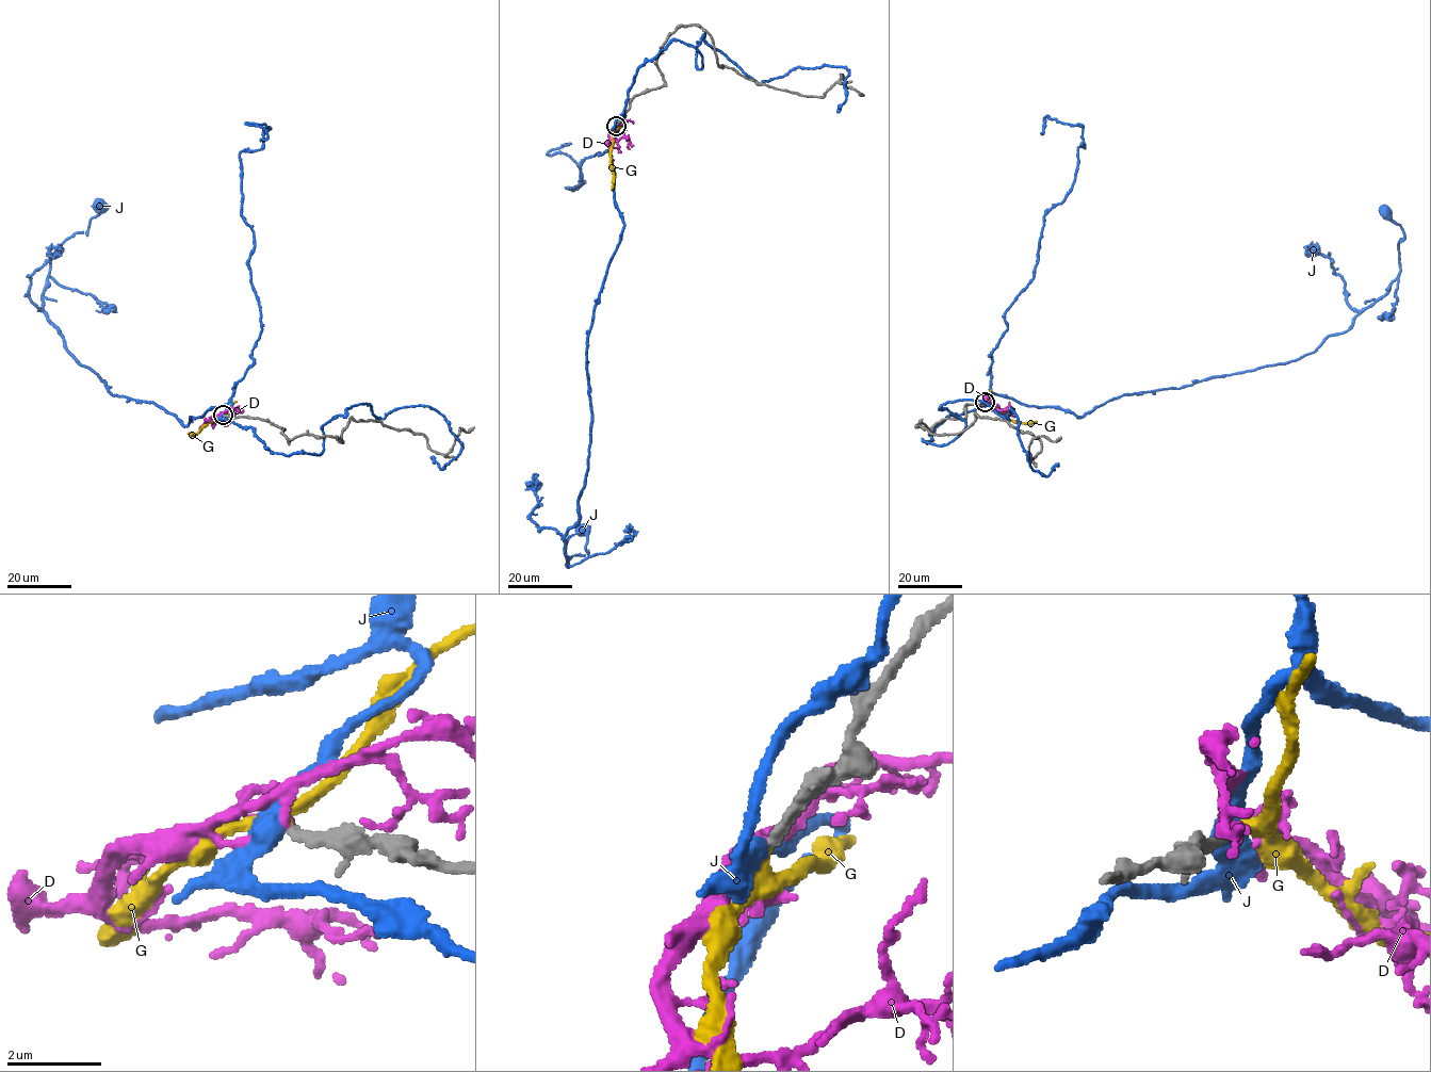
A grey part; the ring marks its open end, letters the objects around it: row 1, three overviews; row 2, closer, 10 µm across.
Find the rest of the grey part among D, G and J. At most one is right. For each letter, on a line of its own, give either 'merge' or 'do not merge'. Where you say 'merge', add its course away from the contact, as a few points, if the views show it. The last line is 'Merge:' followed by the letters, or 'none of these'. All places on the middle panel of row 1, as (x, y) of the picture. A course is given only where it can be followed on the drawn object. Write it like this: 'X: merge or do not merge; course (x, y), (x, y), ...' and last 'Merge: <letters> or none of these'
D: do not merge
G: merge; course (616, 126), (612, 136), (612, 189)
J: do not merge
Merge: G

